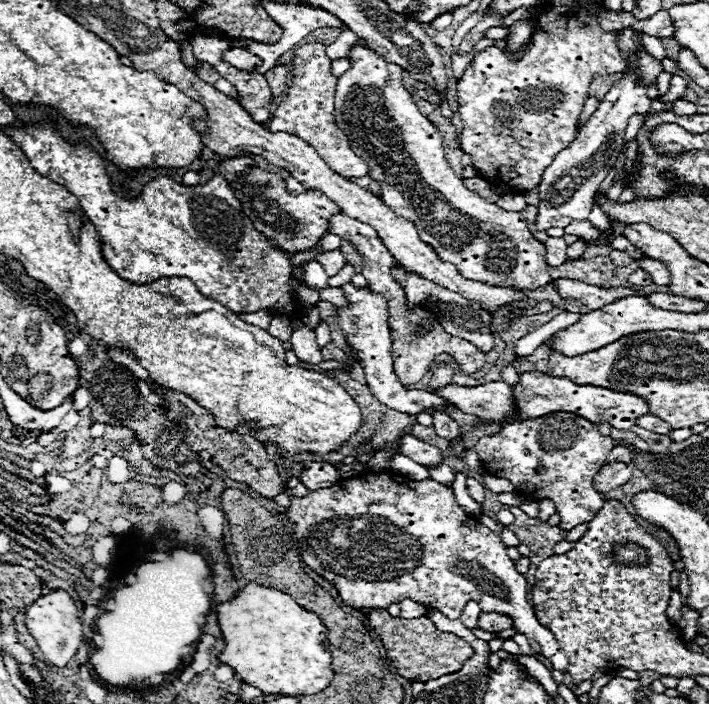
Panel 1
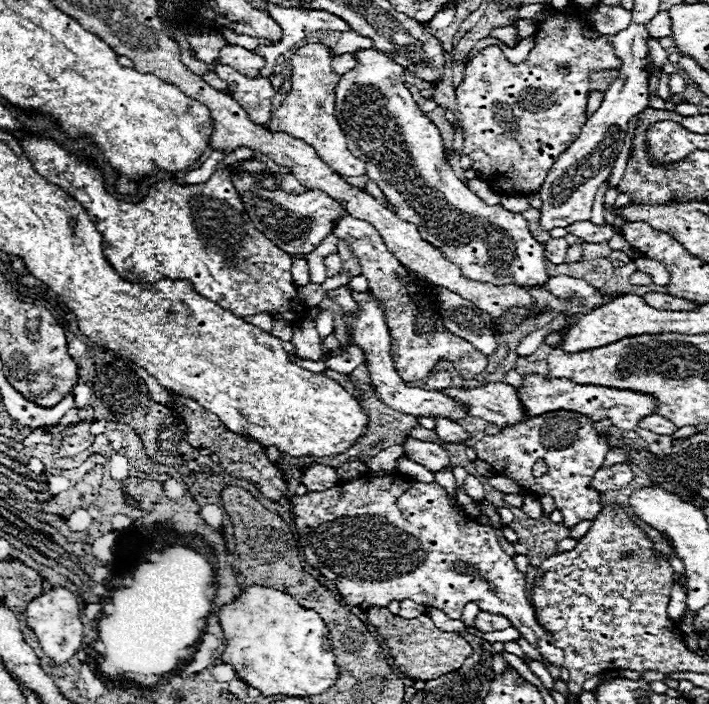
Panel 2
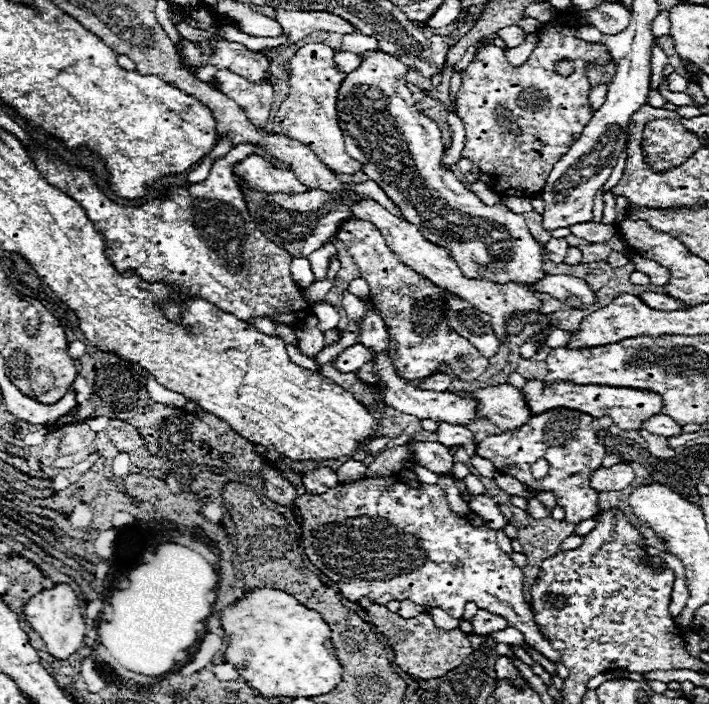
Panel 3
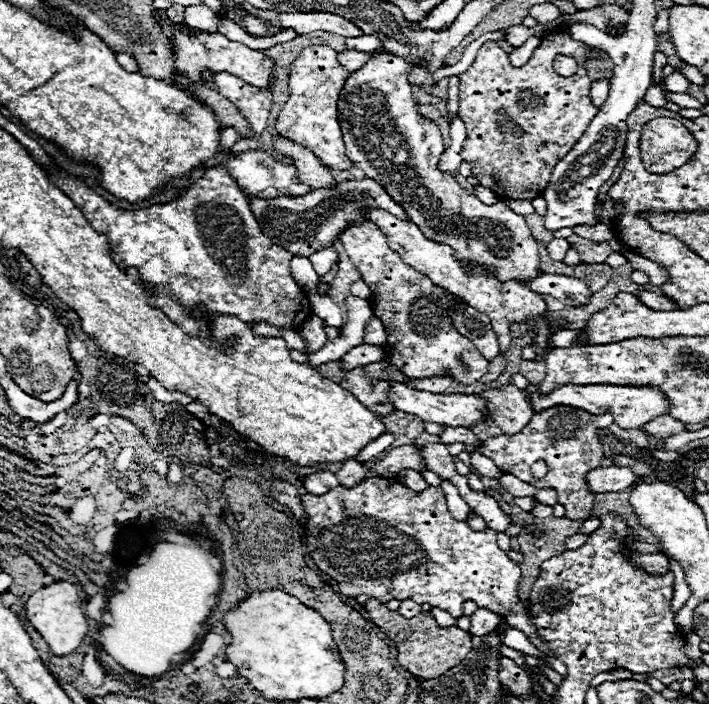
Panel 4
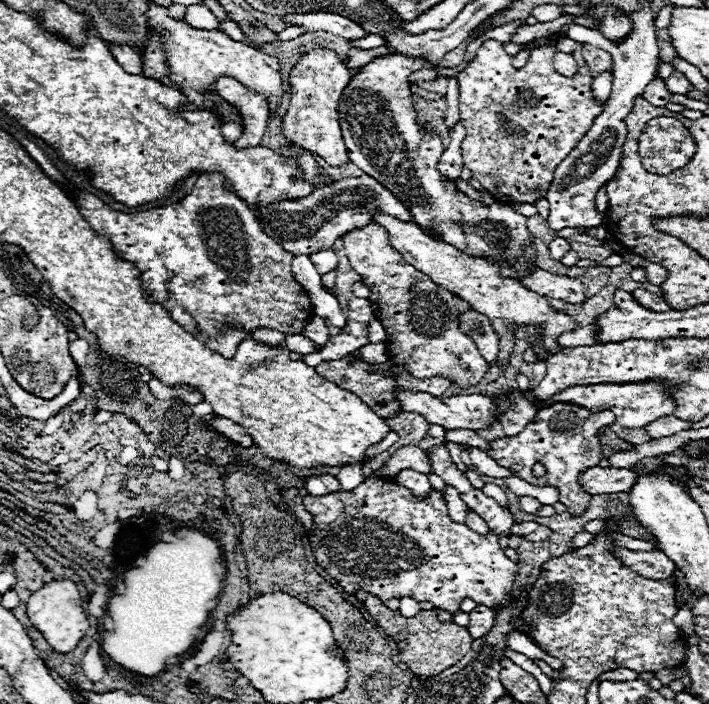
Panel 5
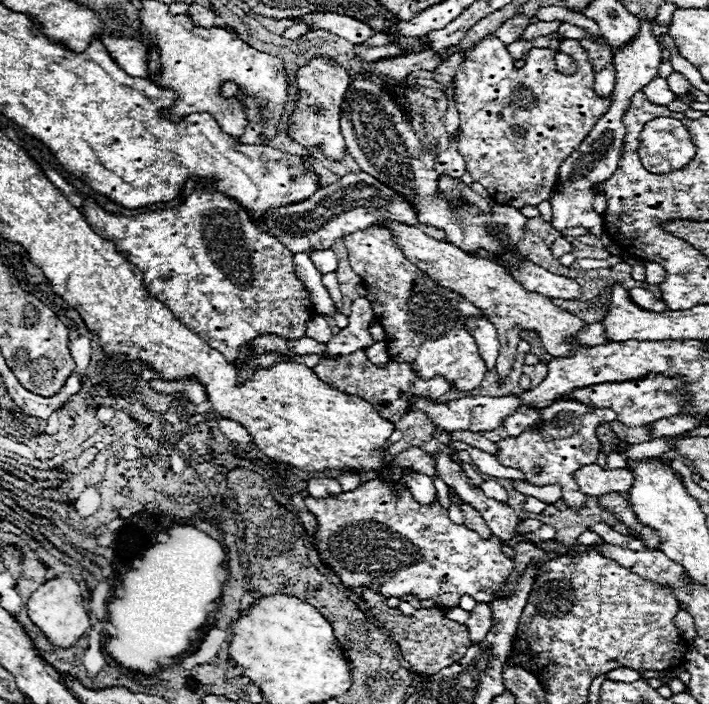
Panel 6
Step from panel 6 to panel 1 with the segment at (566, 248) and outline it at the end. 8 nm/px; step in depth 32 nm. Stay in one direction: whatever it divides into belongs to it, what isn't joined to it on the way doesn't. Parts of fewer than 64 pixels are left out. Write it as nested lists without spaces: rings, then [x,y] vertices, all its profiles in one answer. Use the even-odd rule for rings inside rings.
[[[548,238],[544,242],[544,246],[548,248],[548,266],[560,266],[566,262],[566,248],[568,244],[564,242],[564,238]]]

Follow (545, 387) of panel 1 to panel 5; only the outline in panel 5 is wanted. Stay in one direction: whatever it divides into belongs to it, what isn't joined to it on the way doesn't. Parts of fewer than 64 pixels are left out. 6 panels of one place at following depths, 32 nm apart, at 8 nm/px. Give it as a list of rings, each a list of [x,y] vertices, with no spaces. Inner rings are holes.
[[[656,382],[648,384],[592,384],[592,386],[576,386],[576,388],[564,388],[564,392],[556,392],[552,400],[544,400],[536,404],[536,408],[546,408],[558,402],[568,402],[568,404],[580,404],[582,408],[590,408],[590,412],[602,412],[602,410],[612,410],[616,414],[616,422],[624,428],[642,428],[648,422],[660,418],[660,416],[670,416],[674,412],[674,400],[670,396],[664,396],[664,386]]]

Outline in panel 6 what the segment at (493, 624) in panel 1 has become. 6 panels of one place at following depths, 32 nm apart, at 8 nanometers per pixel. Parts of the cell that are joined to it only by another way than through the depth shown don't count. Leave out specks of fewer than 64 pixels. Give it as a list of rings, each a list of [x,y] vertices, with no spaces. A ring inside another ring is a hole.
[[[476,604],[476,608],[470,612],[470,618],[466,622],[468,634],[472,642],[478,642],[486,636],[486,632],[492,628],[492,610],[486,604]]]

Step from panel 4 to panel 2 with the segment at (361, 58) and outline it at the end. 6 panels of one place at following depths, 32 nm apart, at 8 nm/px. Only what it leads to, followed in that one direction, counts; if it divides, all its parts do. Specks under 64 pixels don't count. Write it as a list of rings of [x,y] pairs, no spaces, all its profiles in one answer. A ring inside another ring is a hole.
[[[344,54],[344,56],[336,56],[334,58],[334,62],[332,62],[332,68],[336,68],[336,72],[340,72],[340,74],[344,74],[344,72],[348,72],[348,70],[352,70],[354,68],[354,58],[352,58],[352,54]]]

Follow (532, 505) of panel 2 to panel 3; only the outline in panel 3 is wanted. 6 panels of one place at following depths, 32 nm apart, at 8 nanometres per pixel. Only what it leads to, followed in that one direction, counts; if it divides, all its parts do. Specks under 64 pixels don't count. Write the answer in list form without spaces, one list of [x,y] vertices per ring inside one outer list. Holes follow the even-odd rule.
[[[528,497],[528,507],[526,512],[535,519],[550,517],[551,511],[548,510],[536,497]]]

